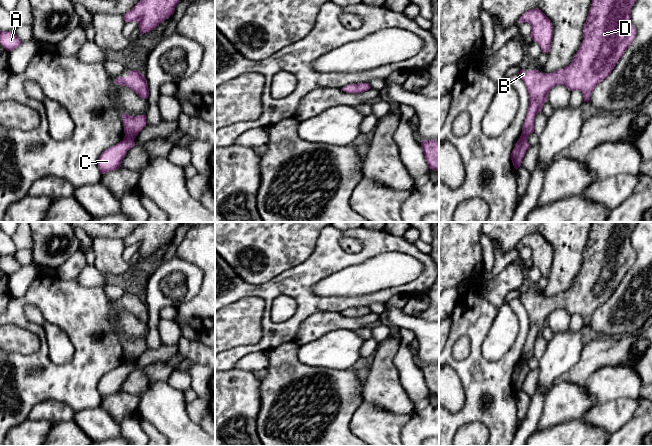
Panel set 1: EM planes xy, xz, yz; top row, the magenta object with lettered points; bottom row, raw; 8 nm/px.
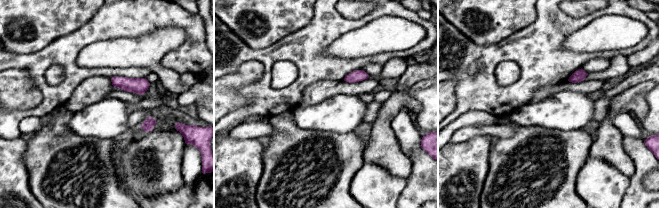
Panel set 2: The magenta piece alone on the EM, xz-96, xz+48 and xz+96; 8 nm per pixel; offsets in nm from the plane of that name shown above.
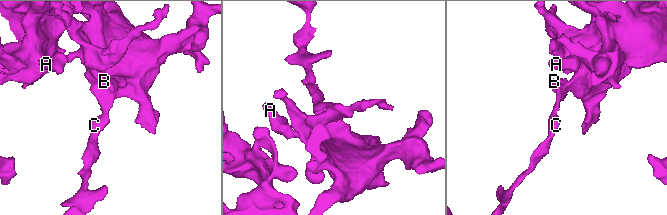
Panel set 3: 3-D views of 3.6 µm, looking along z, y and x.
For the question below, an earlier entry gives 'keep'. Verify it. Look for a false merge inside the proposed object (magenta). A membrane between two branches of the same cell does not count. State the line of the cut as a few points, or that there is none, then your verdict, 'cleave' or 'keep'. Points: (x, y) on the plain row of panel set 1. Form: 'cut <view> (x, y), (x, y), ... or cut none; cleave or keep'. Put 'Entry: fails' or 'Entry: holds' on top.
Entry: holds
cut none; keep

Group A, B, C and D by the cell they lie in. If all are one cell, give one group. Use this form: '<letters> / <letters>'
A B C D

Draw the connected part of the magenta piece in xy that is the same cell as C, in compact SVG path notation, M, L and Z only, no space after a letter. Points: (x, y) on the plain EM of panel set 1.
M122 338L125 360L122 365L102 376L98 383L98 391L100 398L117 394L121 391L121 387L127 375L134 371L135 361L146 350L146 339L138 339L136 341Z

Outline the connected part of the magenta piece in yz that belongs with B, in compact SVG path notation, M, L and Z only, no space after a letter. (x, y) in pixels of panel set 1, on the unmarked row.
M593 222L591 232L584 248L583 265L579 274L574 279L572 286L568 290L548 298L541 297L539 294L529 294L527 297L524 293L520 295L519 299L529 317L529 332L523 348L521 360L511 377L511 384L516 394L521 390L526 374L530 370L528 361L534 356L534 343L536 339L542 335L550 314L557 309L564 309L570 315L581 315L584 321L584 326L589 326L594 312L610 299L617 286L623 280L624 276L636 260L636 253L631 245L631 232L636 223L637 222Z

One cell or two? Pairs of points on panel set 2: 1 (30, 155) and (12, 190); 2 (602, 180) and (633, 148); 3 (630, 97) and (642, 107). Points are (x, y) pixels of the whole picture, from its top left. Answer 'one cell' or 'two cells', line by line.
1: two cells
2: two cells
3: one cell

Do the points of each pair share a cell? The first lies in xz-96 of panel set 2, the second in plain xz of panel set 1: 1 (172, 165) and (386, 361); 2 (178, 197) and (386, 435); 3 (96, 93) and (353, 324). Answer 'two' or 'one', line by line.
1: one
2: one
3: one

